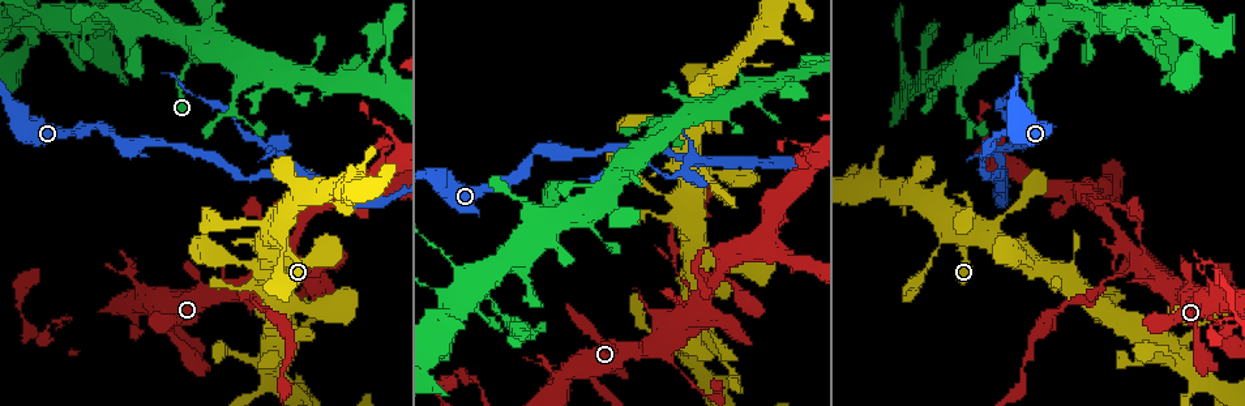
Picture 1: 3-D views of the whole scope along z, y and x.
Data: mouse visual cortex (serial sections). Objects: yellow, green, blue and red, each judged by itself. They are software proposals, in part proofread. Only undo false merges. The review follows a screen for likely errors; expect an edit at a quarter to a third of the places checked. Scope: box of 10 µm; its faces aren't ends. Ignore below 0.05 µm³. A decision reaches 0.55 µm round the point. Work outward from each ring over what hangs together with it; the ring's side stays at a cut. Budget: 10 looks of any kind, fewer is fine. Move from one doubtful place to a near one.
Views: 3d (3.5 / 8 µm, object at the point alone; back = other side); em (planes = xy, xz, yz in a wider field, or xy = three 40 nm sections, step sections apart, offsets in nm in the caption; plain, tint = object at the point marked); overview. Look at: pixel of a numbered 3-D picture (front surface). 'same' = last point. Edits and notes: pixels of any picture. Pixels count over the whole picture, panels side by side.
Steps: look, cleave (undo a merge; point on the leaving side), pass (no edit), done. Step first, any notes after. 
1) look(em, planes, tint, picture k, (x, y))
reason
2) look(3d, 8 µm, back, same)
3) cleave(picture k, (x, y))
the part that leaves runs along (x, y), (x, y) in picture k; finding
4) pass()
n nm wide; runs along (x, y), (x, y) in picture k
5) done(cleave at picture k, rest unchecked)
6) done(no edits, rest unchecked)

look(3d, 3.5 µm, picture 1, (191, 58))
sharp bend

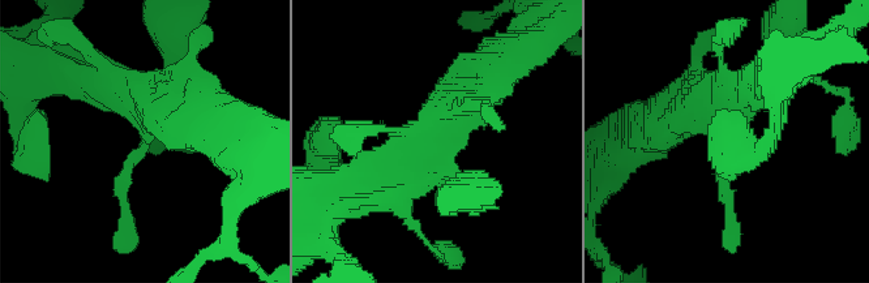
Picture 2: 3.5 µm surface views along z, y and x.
look(em, xy, step 1, tint, picture 2, (441, 139))
shape alone is not enough

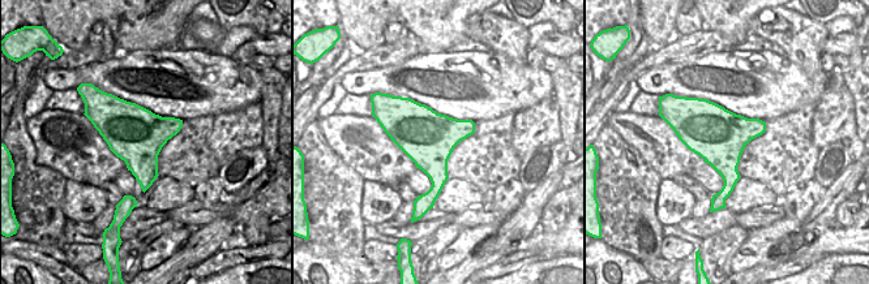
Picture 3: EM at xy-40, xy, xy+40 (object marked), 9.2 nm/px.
pass()
runs along (125, 209), (145, 112), (93, 84) in picture 2; all the same cell

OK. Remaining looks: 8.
look(3d, 3.5 µm, picture 1, (958, 105))
sudden change in width

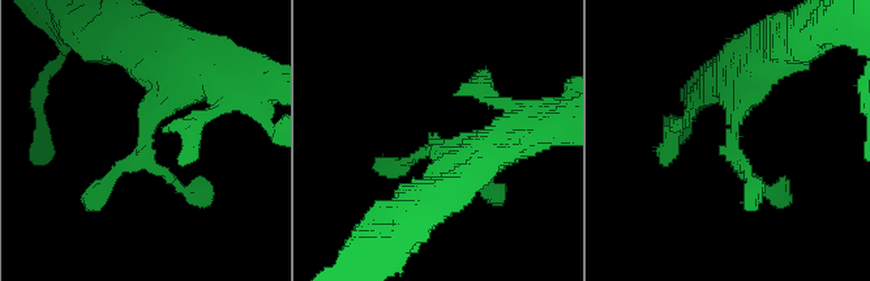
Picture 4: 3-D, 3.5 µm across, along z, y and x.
look(em, xy, step 1, tint, picture 4, (730, 138))
now the EM

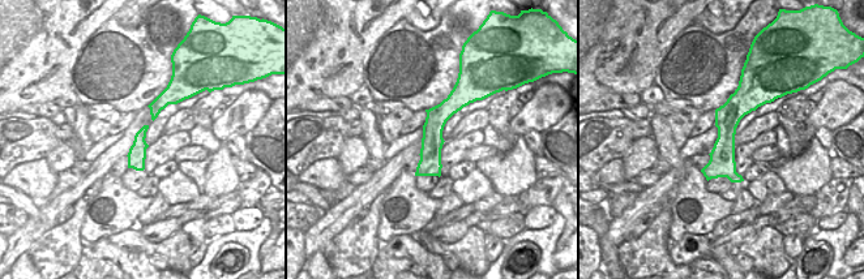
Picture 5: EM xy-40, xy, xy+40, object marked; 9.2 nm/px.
pass()
runs along (745, 86), (709, 175) in picture 5; one cell here

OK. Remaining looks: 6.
look(3d, 8 µm, back, picture 1, (450, 295))
small branch off a trunk

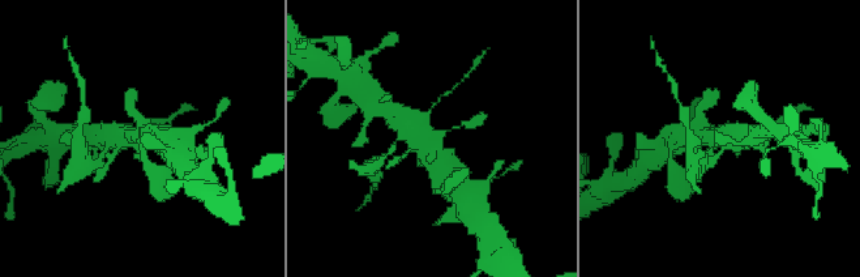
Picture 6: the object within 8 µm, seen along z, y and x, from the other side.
look(3d, 3.5 µm, back, same)

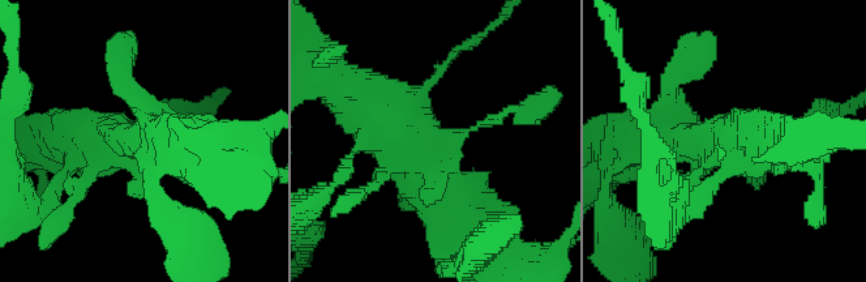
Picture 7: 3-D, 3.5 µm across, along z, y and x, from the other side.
look(em, xy, step 3, tint, picture 7, (429, 144))
now the EM

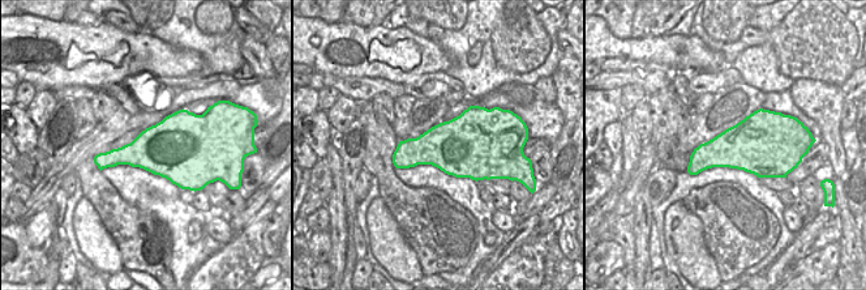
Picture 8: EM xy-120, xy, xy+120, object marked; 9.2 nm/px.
pass()
runs along (343, 86), (372, 102), (459, 216) in picture 7; continuous, no second cell

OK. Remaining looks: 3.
look(3d, 3.5 µm, picture 1, (1169, 49))

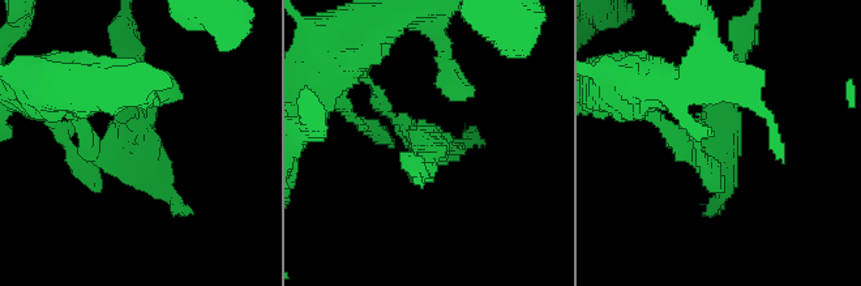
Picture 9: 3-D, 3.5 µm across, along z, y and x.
look(em, xy, step 1, tint, picture 9, (123, 147))
now the EM

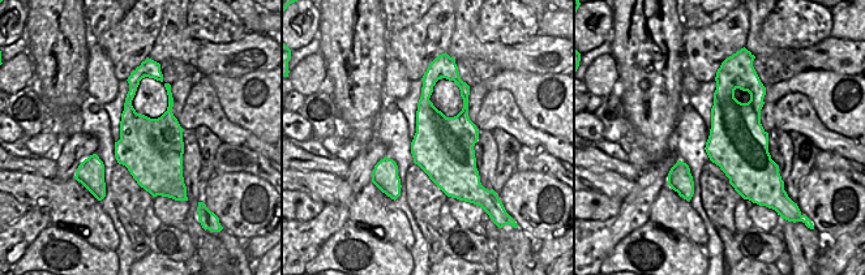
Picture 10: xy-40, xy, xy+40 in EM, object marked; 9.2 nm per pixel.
cleave(picture 9, (731, 131))
550 nm wide; the part that leaves runs along (393, 116), (428, 150), (424, 161) in picture 9; a second cell is stuck on

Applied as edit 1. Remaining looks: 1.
done(cleave at picture 9, rest unchecked)

